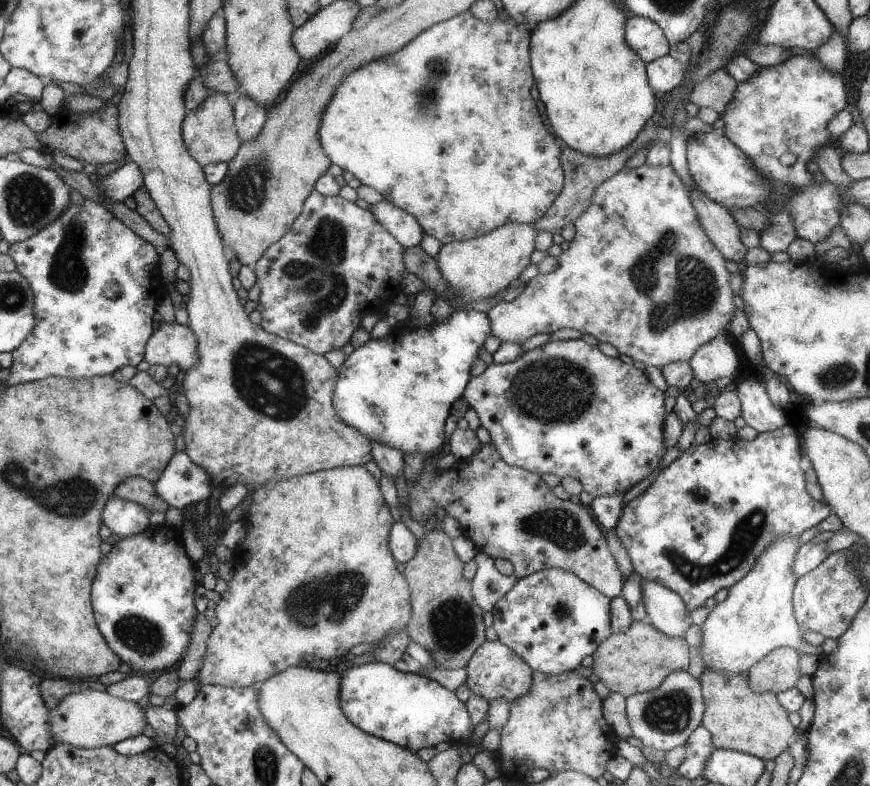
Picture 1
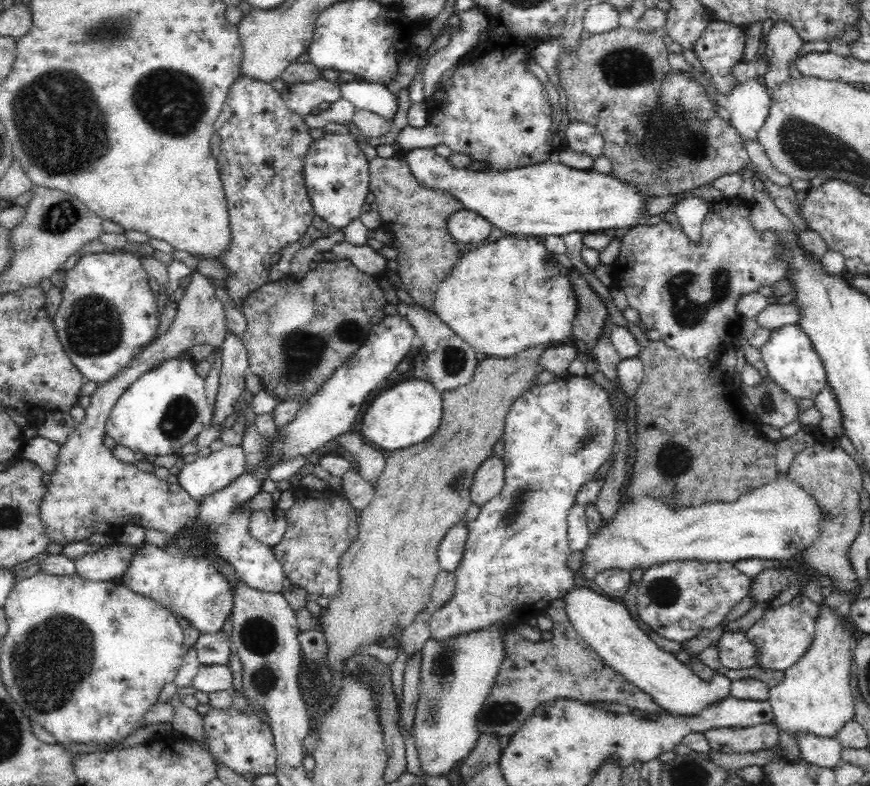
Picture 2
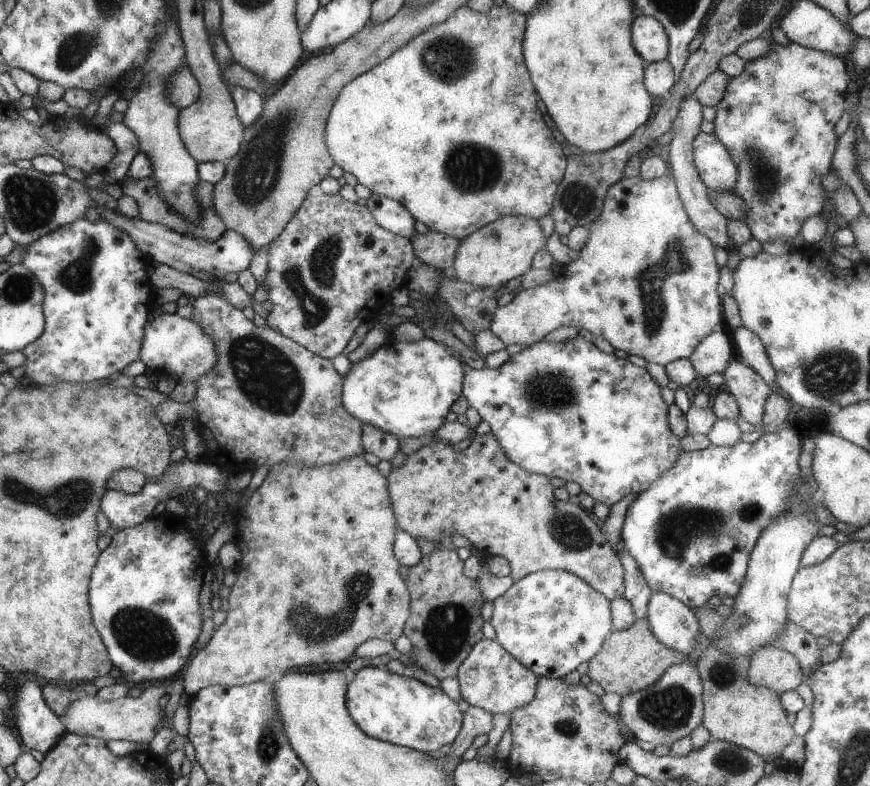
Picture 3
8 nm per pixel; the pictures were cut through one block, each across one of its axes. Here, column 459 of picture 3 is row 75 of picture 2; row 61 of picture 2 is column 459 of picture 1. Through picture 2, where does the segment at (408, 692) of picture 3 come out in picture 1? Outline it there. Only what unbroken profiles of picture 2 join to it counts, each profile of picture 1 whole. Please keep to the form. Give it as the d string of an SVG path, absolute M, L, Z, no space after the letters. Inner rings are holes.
M371 662L345 670L341 680L341 710L357 728L411 752L441 742L467 744L477 746L479 752L483 750L481 740L471 740L473 726L465 702L457 700L451 690L435 680L399 672L389 664Z

